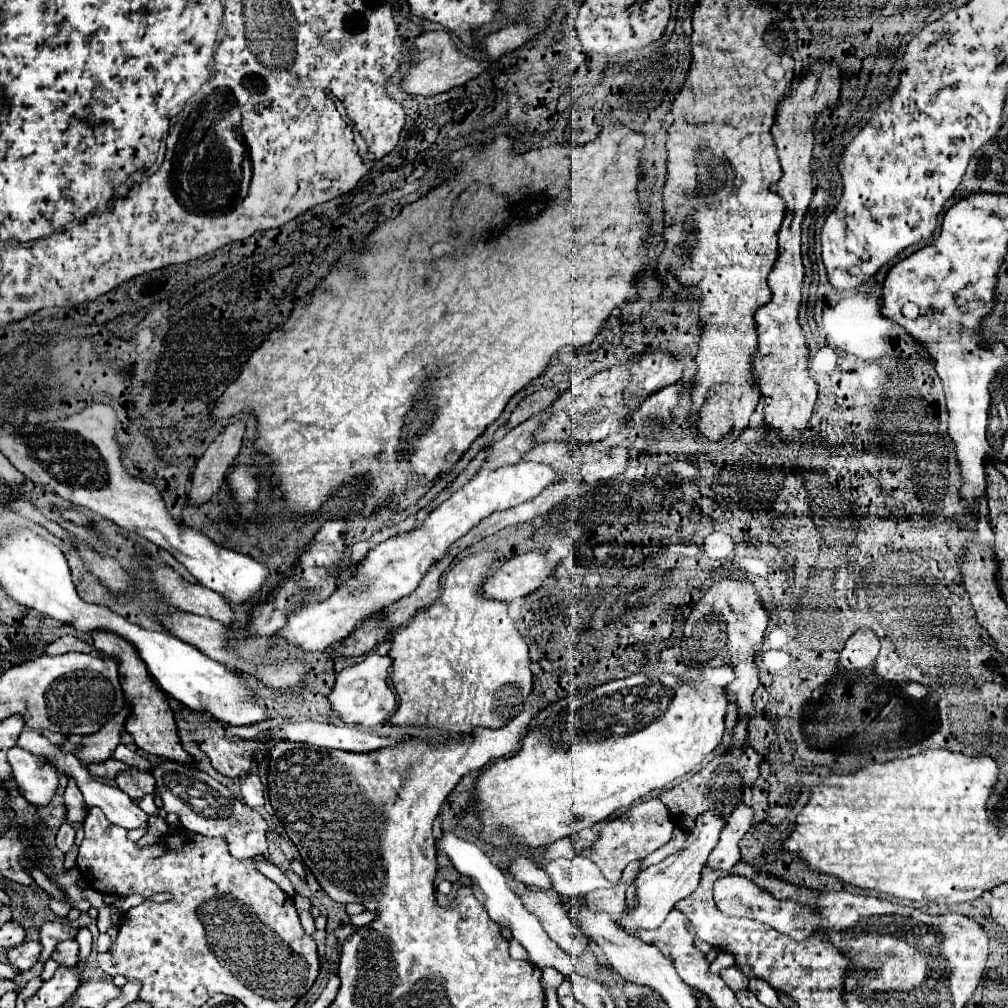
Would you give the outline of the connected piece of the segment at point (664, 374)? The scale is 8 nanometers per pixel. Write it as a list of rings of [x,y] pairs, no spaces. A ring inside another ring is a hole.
[[[653,352],[641,356],[641,360],[633,364],[631,384],[639,386],[641,396],[647,396],[647,394],[655,394],[657,390],[669,384],[675,384],[681,372],[683,372],[683,364],[677,358],[667,356],[665,352]]]

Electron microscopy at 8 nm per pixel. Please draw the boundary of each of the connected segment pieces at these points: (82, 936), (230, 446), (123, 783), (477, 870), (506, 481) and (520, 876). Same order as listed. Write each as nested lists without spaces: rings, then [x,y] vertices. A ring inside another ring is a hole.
[[[81,926],[75,940],[79,942],[79,948],[81,948],[81,962],[79,962],[77,968],[83,970],[83,968],[85,968],[85,960],[87,960],[87,956],[89,956],[89,952],[91,952],[91,932],[89,932],[89,928]]]
[[[243,422],[231,424],[207,448],[203,458],[197,462],[197,470],[191,480],[191,492],[189,492],[191,504],[195,506],[205,504],[221,488],[229,466],[235,462],[235,456],[239,454],[243,432],[245,432]]]
[[[131,768],[129,772],[117,776],[117,786],[129,794],[129,798],[137,800],[155,790],[155,778],[151,772],[139,772],[137,768]]]
[[[445,832],[441,838],[441,848],[443,852],[449,856],[449,860],[453,862],[453,866],[457,868],[459,874],[469,876],[473,882],[473,894],[475,898],[485,906],[485,910],[489,912],[489,918],[501,926],[507,926],[513,932],[513,938],[519,940],[523,944],[523,948],[529,954],[529,960],[537,966],[537,968],[555,968],[557,972],[561,972],[563,976],[585,976],[593,982],[599,982],[605,988],[615,988],[617,984],[617,976],[597,960],[597,956],[593,952],[585,952],[581,956],[573,956],[565,950],[561,950],[561,946],[557,946],[543,930],[541,922],[537,922],[537,918],[533,914],[529,914],[525,910],[525,906],[521,906],[519,896],[507,886],[505,874],[491,864],[489,856],[481,852],[481,848],[473,842],[467,842],[463,838],[457,838],[453,832]]]
[[[523,460],[515,466],[505,466],[499,470],[489,470],[483,466],[477,476],[473,476],[461,490],[457,490],[439,508],[429,512],[421,526],[407,534],[387,538],[371,548],[363,558],[363,566],[355,566],[345,582],[339,580],[335,592],[325,602],[297,606],[289,614],[285,626],[279,630],[279,638],[291,646],[301,648],[303,652],[323,652],[333,642],[349,636],[355,626],[367,620],[373,612],[379,612],[391,606],[395,600],[409,596],[425,576],[425,570],[433,566],[433,560],[439,560],[455,540],[465,536],[485,516],[535,498],[555,478],[557,474],[551,472],[551,466]]]
[[[517,856],[515,862],[511,864],[509,872],[513,874],[513,878],[523,882],[525,886],[537,886],[537,888],[545,888],[545,890],[553,888],[551,876],[545,870],[537,868],[533,862],[529,862],[525,856]]]

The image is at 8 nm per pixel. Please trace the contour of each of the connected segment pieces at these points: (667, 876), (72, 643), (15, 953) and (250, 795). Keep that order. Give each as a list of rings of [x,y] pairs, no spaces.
[[[713,810],[701,814],[695,822],[695,828],[689,832],[689,836],[687,836],[687,840],[679,852],[671,854],[669,858],[661,860],[655,866],[649,866],[647,870],[643,870],[637,876],[637,880],[635,880],[637,904],[633,908],[629,908],[625,916],[617,918],[619,928],[631,936],[639,936],[641,930],[659,928],[663,924],[663,920],[667,918],[667,914],[673,910],[673,906],[679,900],[687,898],[697,888],[697,882],[701,878],[701,870],[709,858],[709,850],[713,850],[713,846],[717,844],[719,832],[723,828],[725,828],[725,820],[719,820],[719,816],[713,814]]]
[[[61,636],[59,640],[51,642],[47,648],[45,648],[45,654],[49,656],[59,656],[59,654],[67,654],[67,652],[83,652],[83,654],[89,654],[91,652],[91,646],[75,636]]]
[[[23,942],[15,948],[11,948],[7,952],[9,964],[13,968],[17,968],[19,972],[27,972],[29,968],[33,968],[39,960],[39,952],[41,952],[41,944],[39,942]]]
[[[249,774],[241,780],[241,794],[245,798],[245,804],[251,808],[259,808],[265,804],[265,790],[257,774]]]

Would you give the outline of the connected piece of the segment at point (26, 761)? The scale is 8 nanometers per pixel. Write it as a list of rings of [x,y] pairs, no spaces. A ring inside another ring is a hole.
[[[15,746],[7,754],[13,768],[13,780],[7,786],[17,786],[21,794],[35,806],[47,806],[57,790],[57,770],[55,766],[37,754]]]

